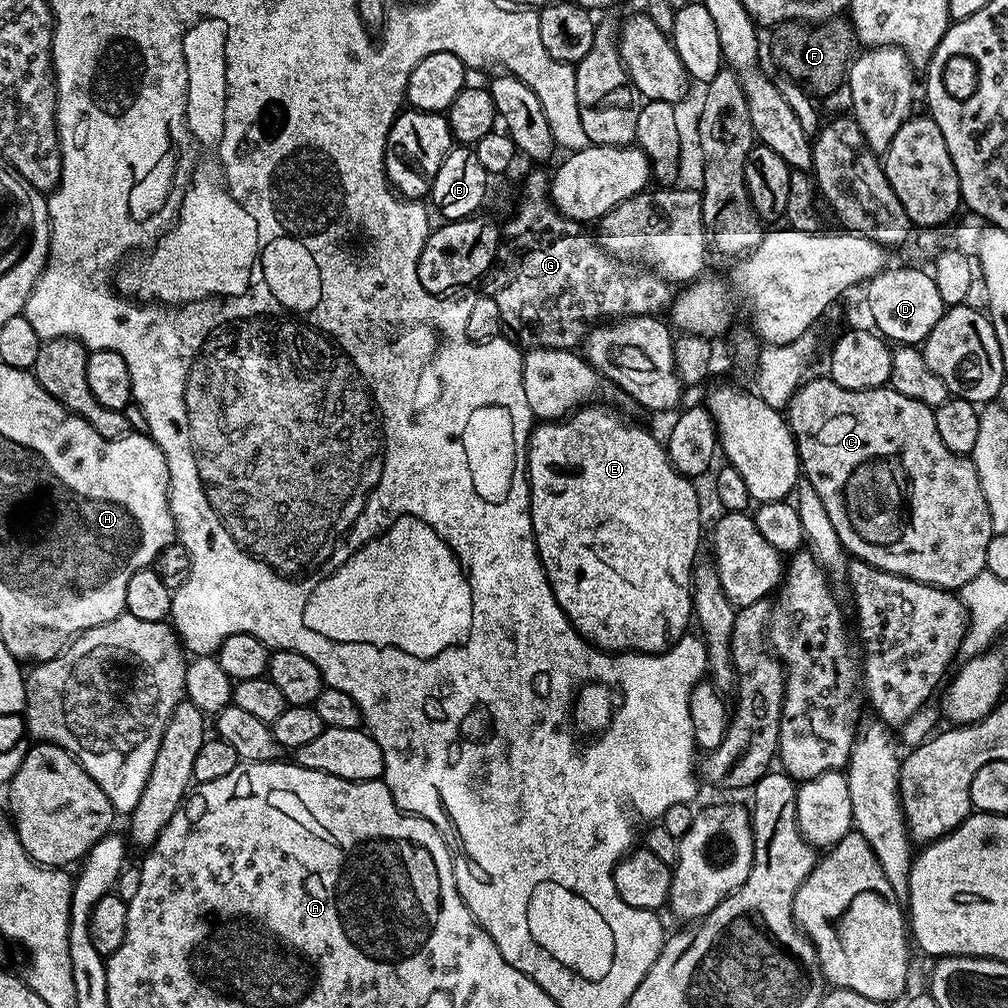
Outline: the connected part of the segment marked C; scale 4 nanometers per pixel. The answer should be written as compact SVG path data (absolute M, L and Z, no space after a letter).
M808 378L792 396L786 409L786 419L796 440L796 452L800 456L803 479L809 480L814 490L818 490L818 498L822 498L822 506L826 506L826 514L830 514L830 522L834 522L834 530L838 530L838 538L849 557L886 570L890 574L905 576L914 582L949 590L959 590L978 573L985 571L986 546L990 546L990 538L994 535L992 515L986 506L986 494L982 494L982 486L978 482L976 467L971 459L946 450L946 442L942 442L938 434L936 414L933 409L922 402L914 402L914 398L906 398L906 394L898 394L891 386L874 390L846 390L827 378L821 380Z

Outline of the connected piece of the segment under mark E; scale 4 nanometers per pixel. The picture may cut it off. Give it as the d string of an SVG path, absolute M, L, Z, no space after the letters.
M584 406L561 421L550 420L540 422L533 427L532 436L528 440L528 494L532 505L532 535L534 537L534 546L540 552L540 561L544 564L544 569L548 575L550 586L554 590L554 598L558 602L558 606L562 606L562 610L568 615L568 621L571 622L572 629L582 639L587 640L589 644L593 644L596 648L602 648L605 652L664 652L666 649L672 648L689 631L688 620L690 624L694 616L692 573L698 564L696 551L700 548L700 496L696 493L696 488L692 484L695 483L689 477L681 474L672 465L668 457L667 447L661 441L659 444L644 428L628 428L624 432L623 422L614 413L608 412L605 416L600 416L600 412L596 409L596 406Z

